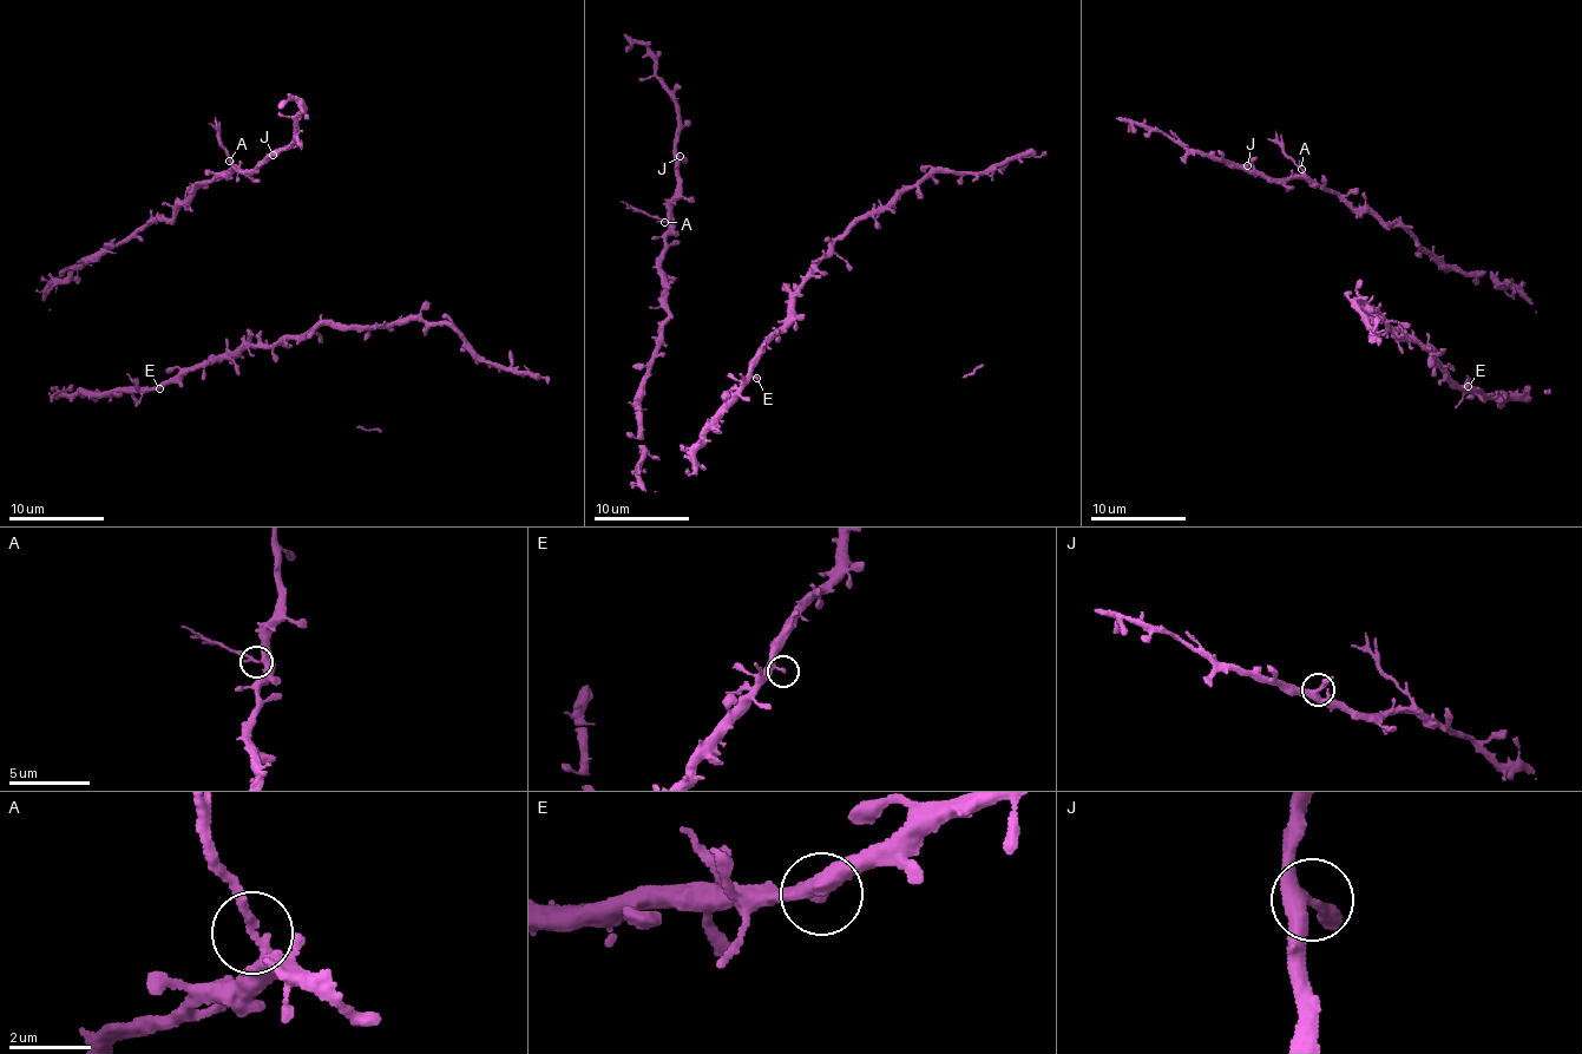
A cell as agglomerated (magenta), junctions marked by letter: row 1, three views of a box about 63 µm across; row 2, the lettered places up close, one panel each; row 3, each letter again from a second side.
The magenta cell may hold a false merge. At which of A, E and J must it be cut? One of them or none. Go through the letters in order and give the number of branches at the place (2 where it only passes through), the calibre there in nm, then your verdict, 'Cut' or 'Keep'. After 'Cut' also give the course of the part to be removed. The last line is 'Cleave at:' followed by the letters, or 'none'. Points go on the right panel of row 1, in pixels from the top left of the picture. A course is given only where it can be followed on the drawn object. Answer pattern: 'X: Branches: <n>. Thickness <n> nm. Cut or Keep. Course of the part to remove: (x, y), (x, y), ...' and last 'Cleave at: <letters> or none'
A: Branches: 3. Thickness 220 nm. Cut. Course of the part to remove: (1301, 170), (1282, 148), (1268, 139)
E: Branches: 2. Thickness 240 nm. Keep
J: Branches: 3. Thickness 320 nm. Keep
Cleave at: A

